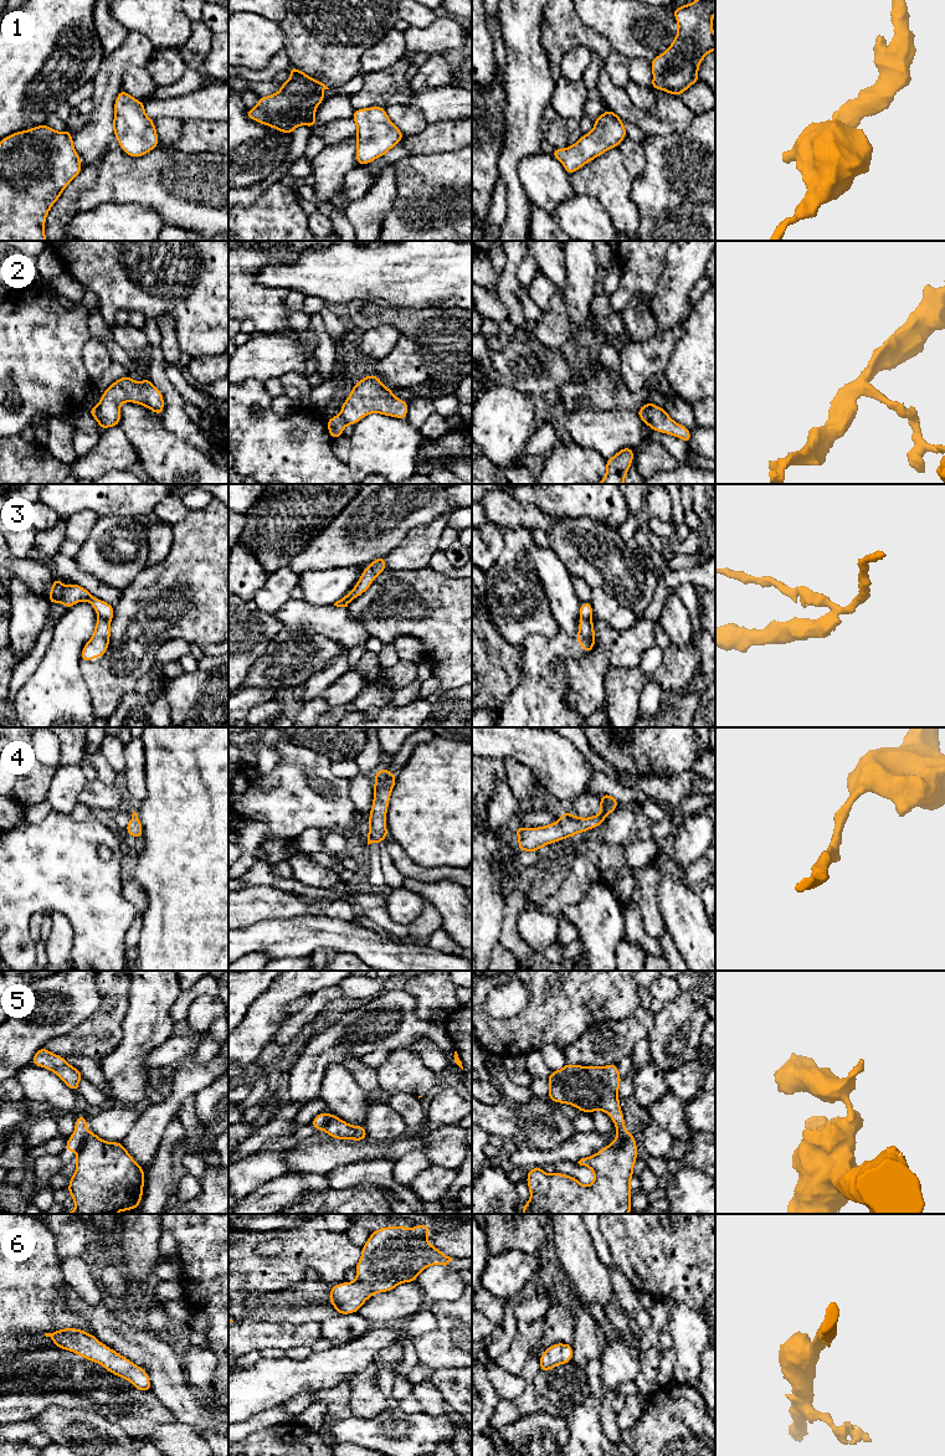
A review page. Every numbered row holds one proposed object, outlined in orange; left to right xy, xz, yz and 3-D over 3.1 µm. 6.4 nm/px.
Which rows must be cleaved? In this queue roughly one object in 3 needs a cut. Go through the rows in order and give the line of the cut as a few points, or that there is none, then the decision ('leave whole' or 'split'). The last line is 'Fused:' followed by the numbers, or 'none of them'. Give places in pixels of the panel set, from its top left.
1: no cut | leave whole
2: yz (651, 404), (648, 423) | split
3: xy (99, 617), (109, 621) | split
4: no cut | leave whole
5: xy (87, 1130), (82, 1145), (77, 1150) | split
6: no cut | leave whole
Fused: 2, 3, 5

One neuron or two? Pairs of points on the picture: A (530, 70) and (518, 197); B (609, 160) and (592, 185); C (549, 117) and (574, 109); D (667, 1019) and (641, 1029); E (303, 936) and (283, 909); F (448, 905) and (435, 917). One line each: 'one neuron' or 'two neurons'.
A: one neuron
B: one neuron
C: two neurons
D: two neurons
E: two neurons
F: two neurons

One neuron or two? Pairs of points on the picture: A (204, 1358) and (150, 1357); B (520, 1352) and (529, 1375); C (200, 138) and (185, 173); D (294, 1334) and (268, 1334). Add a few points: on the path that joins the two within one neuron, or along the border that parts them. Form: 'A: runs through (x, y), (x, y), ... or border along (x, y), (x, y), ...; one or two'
A: border along (180, 1354), (185, 1380), (190, 1387); two
B: border along (542, 1339), (533, 1348), (520, 1375); two
C: border along (174, 148), (189, 153), (215, 153); two
D: runs through (288, 1334), (275, 1334); one

